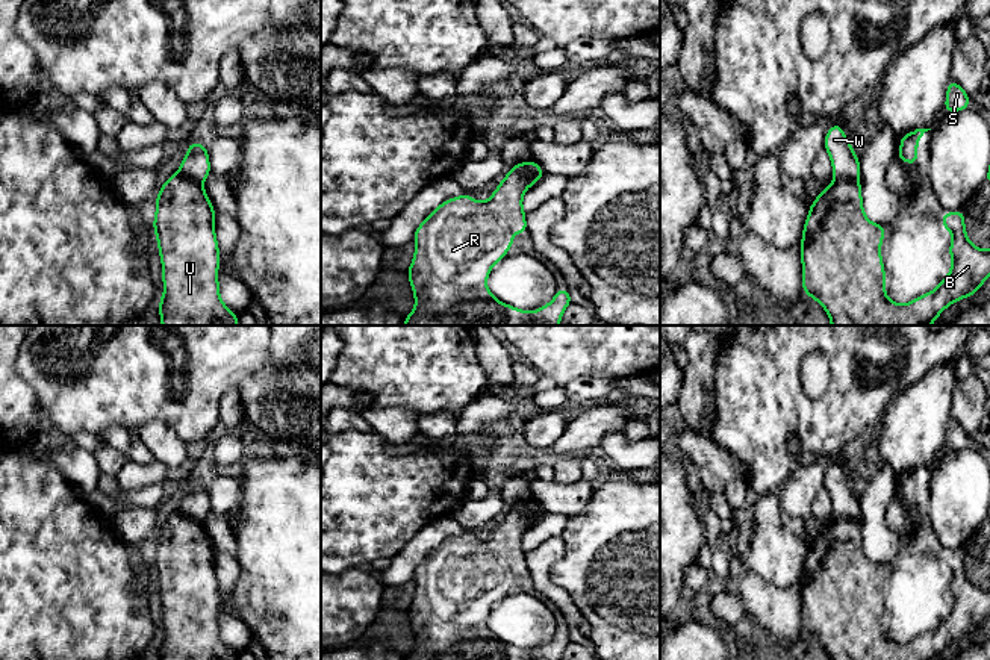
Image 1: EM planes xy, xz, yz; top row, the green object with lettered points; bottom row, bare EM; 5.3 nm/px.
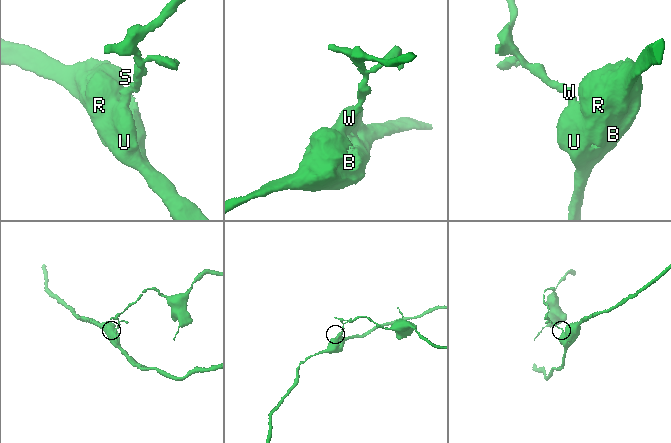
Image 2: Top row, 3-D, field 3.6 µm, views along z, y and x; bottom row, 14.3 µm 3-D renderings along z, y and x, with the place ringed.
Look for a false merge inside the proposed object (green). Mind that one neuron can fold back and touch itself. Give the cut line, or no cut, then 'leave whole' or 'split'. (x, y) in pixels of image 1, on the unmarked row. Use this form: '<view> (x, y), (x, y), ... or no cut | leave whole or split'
yz (834, 518), (857, 519) | split

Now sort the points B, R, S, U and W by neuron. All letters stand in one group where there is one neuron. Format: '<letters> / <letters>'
B R S U / W

